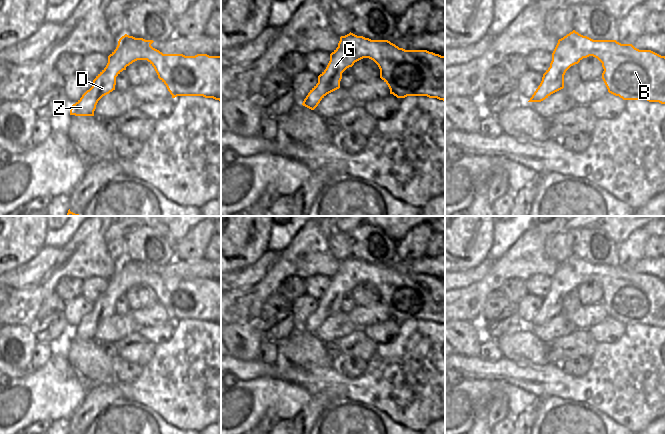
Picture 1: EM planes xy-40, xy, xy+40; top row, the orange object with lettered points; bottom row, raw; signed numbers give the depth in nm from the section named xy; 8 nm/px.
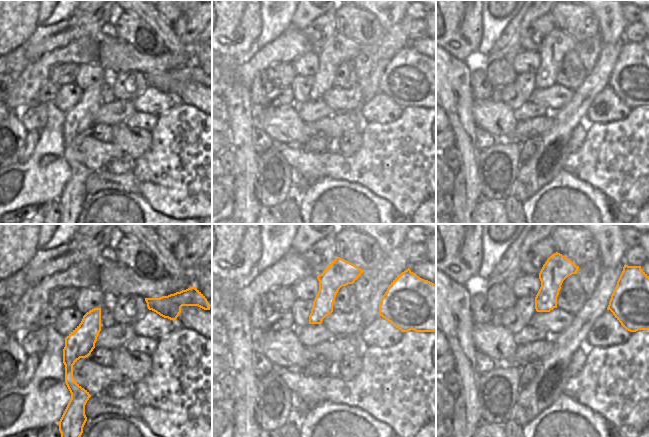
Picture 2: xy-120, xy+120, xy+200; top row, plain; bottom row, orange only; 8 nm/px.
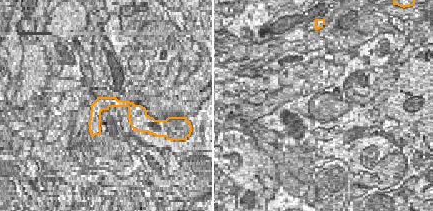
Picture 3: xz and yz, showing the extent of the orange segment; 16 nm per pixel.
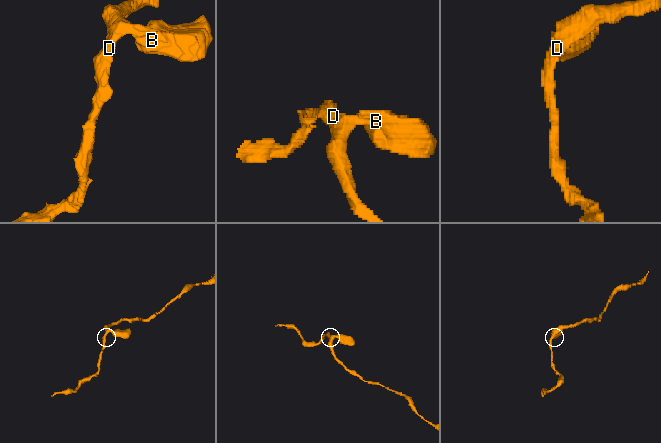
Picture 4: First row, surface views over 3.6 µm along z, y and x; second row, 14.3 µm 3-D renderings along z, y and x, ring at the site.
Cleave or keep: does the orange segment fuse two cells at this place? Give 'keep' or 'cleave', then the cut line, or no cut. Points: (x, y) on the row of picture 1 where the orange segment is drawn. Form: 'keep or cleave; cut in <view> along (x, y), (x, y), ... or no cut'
keep; no cut

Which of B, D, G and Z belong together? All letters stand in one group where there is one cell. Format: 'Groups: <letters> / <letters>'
Groups: B D G Z

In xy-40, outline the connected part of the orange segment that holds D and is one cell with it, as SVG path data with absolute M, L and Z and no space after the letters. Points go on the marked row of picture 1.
M122 36L92 87L71 106L70 115L94 116L98 101L115 90L116 77L137 60L147 60L154 67L172 98L203 96L221 101L221 56L163 54L151 46L153 42Z

